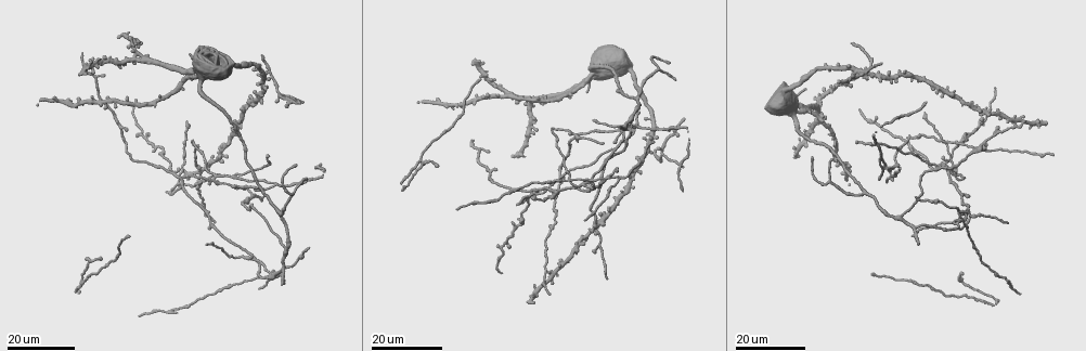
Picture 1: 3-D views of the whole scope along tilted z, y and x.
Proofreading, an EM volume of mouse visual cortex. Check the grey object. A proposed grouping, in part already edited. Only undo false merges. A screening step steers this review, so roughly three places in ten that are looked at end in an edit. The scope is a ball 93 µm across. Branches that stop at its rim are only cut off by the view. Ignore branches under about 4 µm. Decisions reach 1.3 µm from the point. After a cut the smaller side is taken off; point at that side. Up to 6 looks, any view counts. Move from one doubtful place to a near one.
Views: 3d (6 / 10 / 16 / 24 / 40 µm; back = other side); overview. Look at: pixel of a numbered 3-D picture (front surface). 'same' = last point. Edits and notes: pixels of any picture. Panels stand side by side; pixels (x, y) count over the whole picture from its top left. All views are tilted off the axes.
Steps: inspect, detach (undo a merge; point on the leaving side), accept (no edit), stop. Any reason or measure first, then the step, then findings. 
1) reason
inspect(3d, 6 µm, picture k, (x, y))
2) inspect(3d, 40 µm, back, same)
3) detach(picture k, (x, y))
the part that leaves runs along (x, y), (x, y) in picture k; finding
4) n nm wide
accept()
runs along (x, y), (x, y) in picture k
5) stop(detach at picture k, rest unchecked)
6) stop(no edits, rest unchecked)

three-way junction
inspect(3d, 24 µm, picture 1, (575, 133))

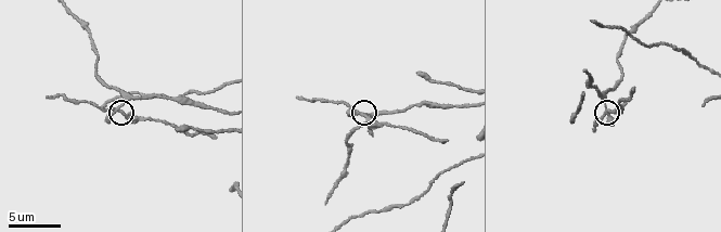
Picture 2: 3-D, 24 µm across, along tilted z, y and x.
inspect(3d, 6 µm, picture 2, (362, 117))

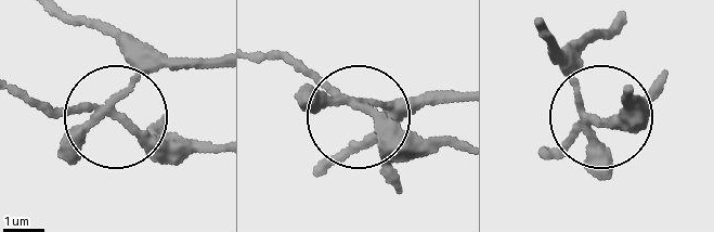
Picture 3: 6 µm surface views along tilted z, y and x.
180 nm wide
detach(picture 3, (150, 142))
the part that leaves runs along (102, 108), (156, 138), (211, 143) in picture 3; two neurons meet here

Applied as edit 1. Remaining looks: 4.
redraw
inspect(overview)

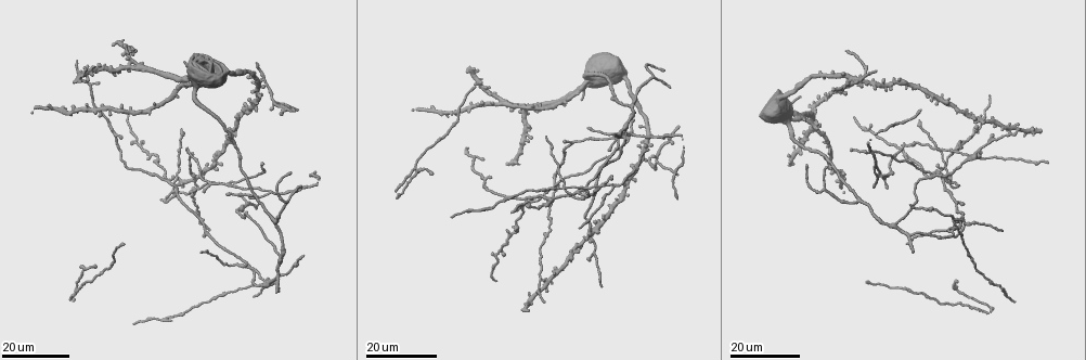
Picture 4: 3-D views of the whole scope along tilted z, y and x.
sharp bend
inspect(3d, 24 µm, picture 4, (904, 144))

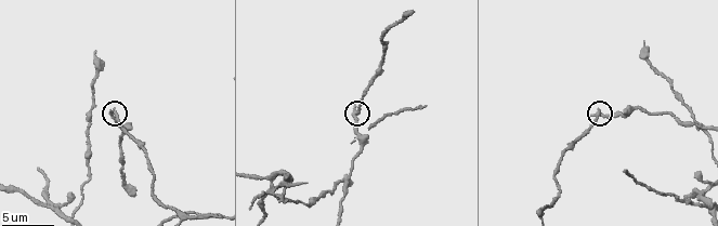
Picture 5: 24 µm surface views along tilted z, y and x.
inspect(3d, 10 µm, picture 5, (113, 115))

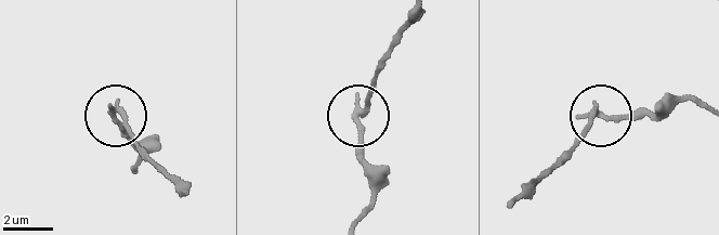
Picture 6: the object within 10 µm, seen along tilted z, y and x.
220 nm wide
detach(picture 6, (360, 143))
the part that leaves runs along (356, 115), (371, 191), (366, 214) in picture 6; two neurons meet here

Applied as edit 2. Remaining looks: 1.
looks like a crossing
inspect(3d, 16 µm, picture 5, (294, 185))

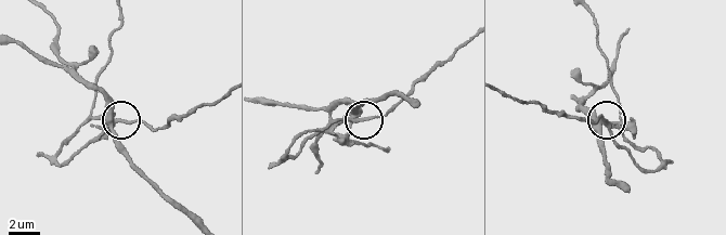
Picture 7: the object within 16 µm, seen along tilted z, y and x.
detach(picture 7, (346, 134))
the part that leaves runs along (359, 116), (389, 113), (414, 86), (467, 44) in picture 7; two neurons meet here

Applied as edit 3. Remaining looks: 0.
stop(detach at picture 3, detach at picture 6, detach at picture 7, rest unchecked)

